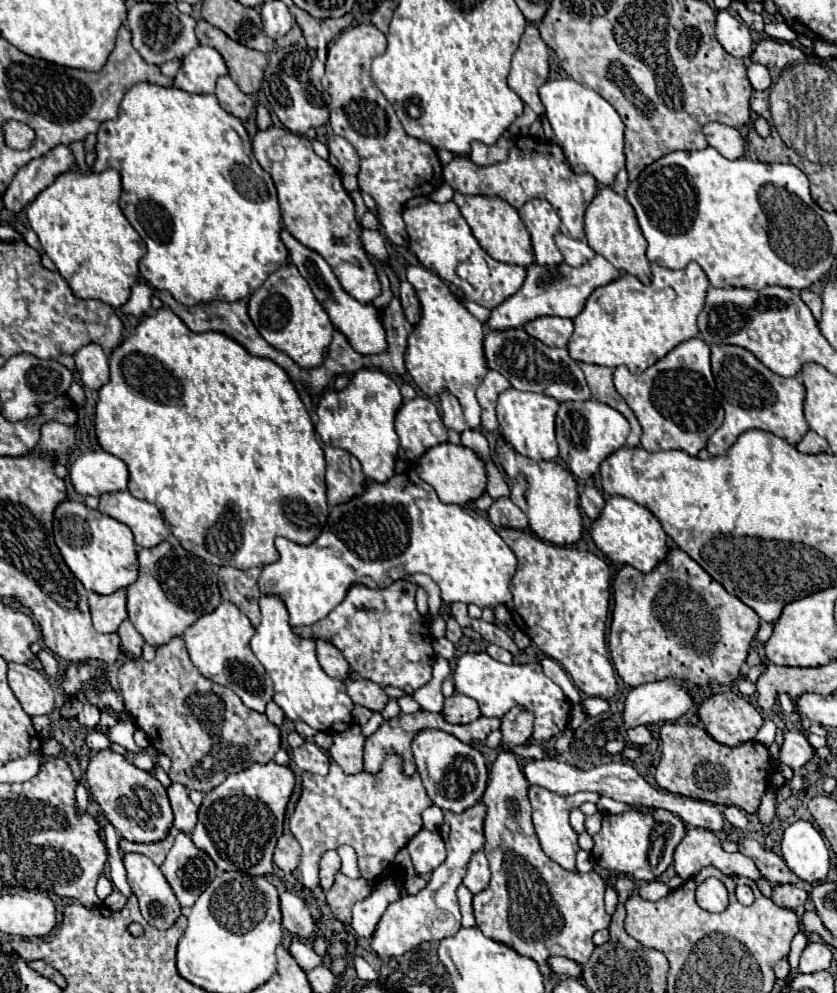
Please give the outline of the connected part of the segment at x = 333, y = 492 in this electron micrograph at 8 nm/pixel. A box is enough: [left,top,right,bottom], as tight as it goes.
[325,447,365,505]

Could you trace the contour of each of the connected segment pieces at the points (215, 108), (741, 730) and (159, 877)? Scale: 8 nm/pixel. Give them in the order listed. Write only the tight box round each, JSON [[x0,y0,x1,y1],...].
[[93,83,289,307],[699,693,763,745],[123,853,183,929]]

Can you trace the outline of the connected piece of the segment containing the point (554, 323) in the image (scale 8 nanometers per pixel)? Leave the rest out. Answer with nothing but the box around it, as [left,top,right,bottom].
[523,317,573,347]

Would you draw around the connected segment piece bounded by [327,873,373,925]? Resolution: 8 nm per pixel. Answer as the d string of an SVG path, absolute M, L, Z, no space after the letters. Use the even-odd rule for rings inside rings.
M337 873L333 887L327 891L327 905L333 915L343 923L351 923L351 907L365 899L373 889L373 881L367 879L349 879L343 873Z

